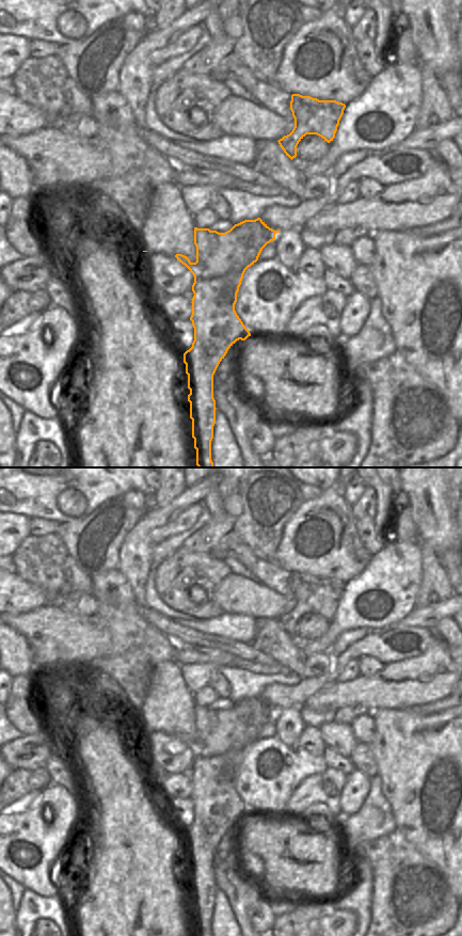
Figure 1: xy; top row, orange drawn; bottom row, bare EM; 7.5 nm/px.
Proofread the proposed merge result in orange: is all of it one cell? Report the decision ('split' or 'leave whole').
split

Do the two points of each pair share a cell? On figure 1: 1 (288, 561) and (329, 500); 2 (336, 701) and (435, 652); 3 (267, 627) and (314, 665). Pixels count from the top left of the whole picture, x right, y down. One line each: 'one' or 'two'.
1: one
2: one
3: two

